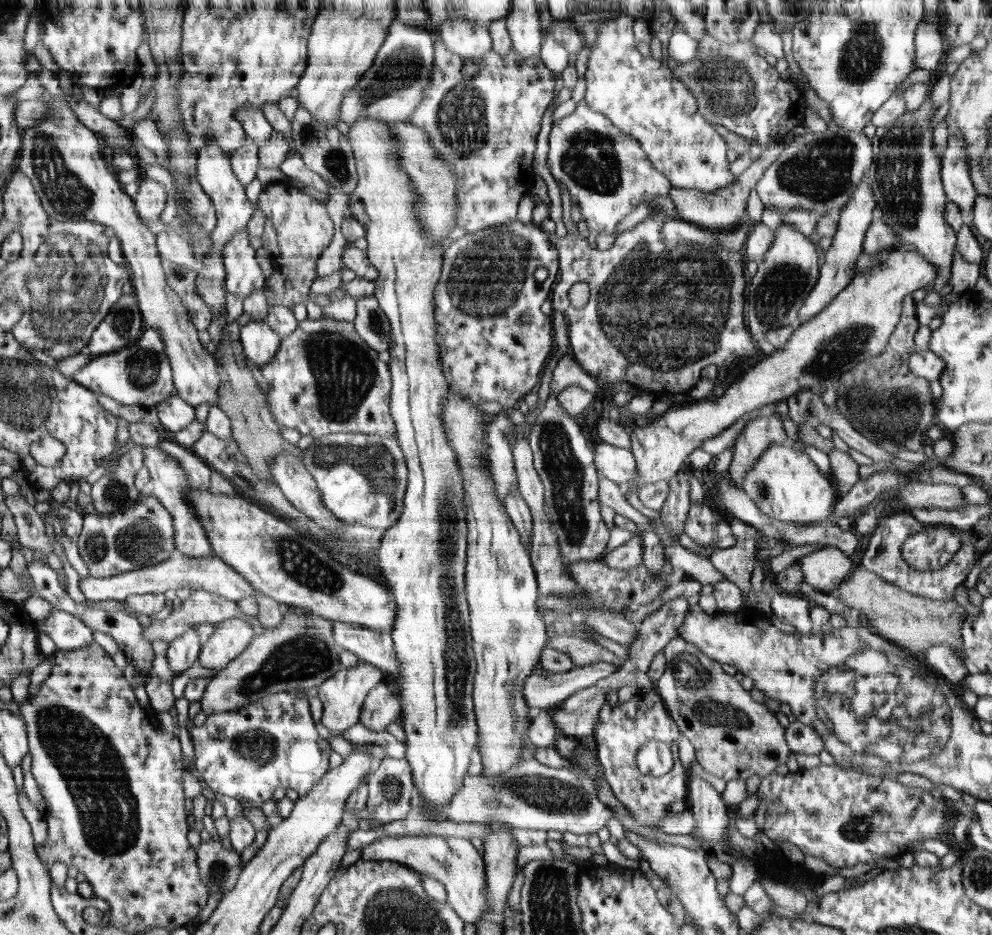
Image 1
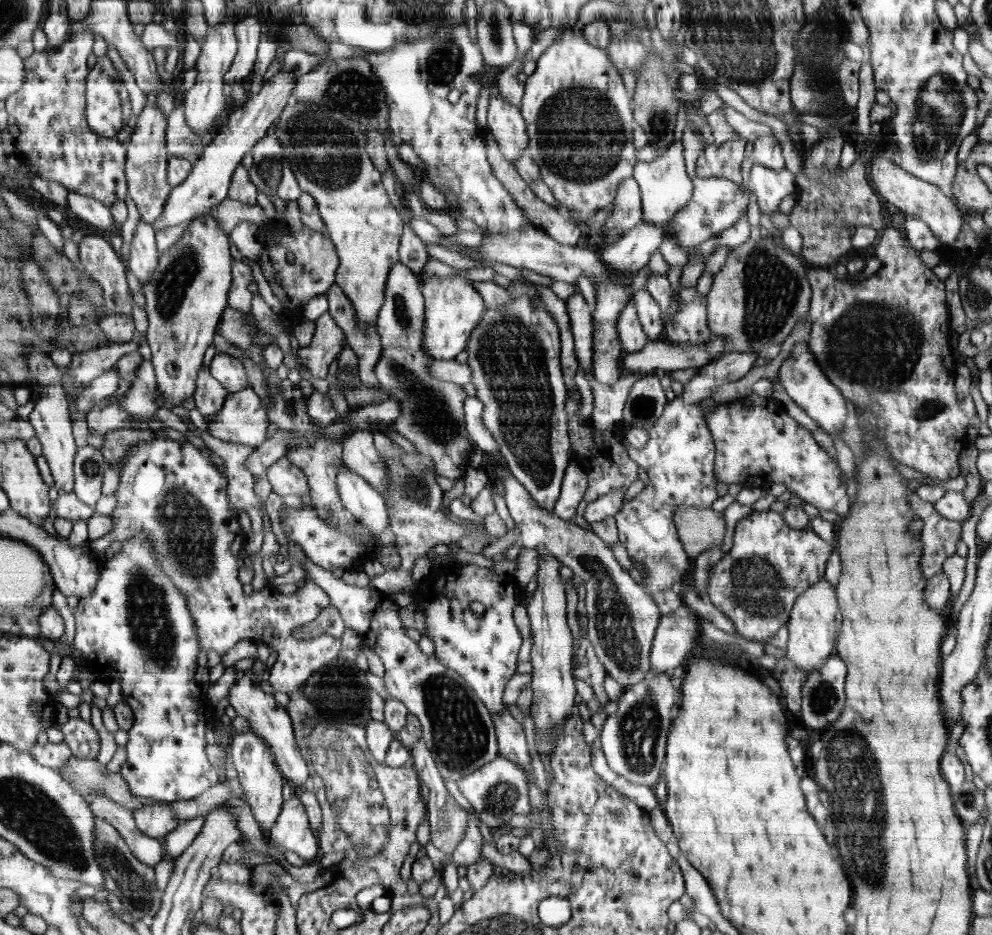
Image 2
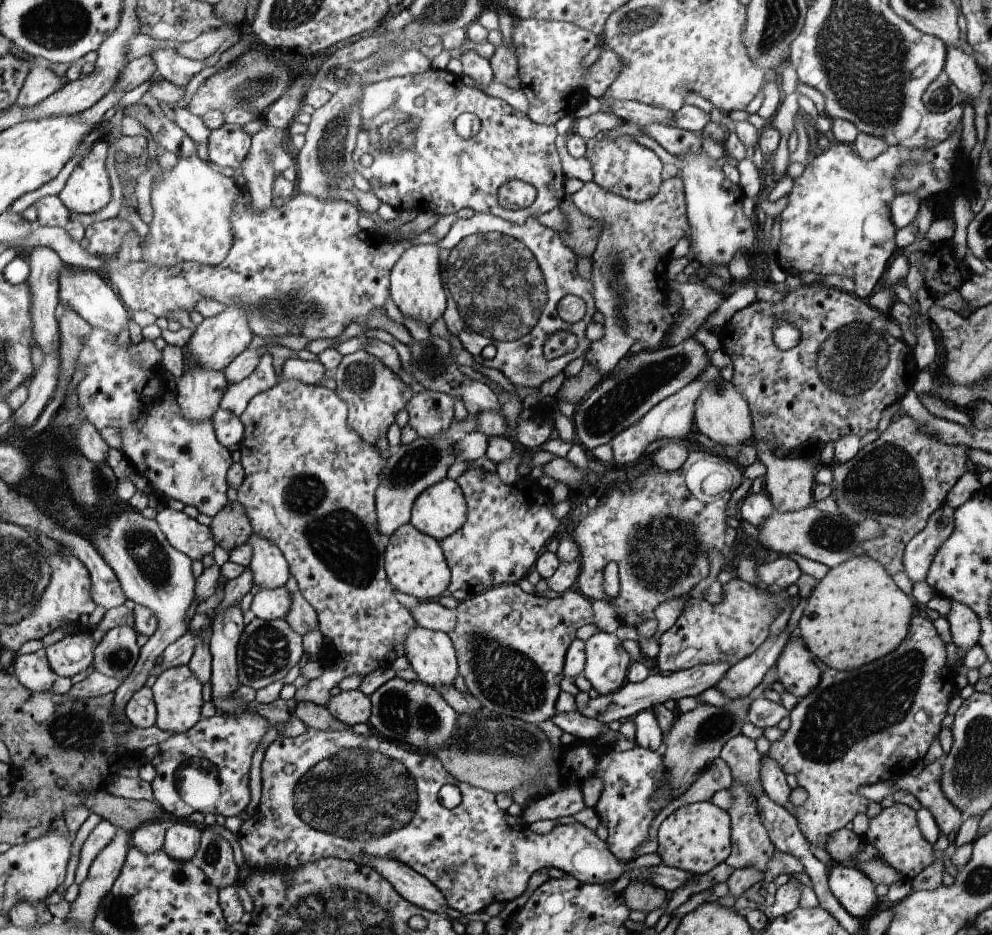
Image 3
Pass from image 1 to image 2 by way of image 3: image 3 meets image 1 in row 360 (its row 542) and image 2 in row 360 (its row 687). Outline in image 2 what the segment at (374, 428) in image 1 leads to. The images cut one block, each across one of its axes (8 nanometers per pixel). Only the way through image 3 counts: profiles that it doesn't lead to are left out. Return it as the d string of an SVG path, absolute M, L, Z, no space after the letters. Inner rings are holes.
M326 311L315 320L311 343L307 347L300 347L297 355L312 376L325 378L330 364L338 358L346 344L349 342L343 329L336 324L335 317Z

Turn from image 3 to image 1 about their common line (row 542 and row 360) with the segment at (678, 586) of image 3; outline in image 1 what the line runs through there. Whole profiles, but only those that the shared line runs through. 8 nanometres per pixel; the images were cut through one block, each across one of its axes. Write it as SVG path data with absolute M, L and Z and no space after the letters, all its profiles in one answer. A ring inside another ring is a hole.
M653 214L635 228L615 236L610 250L590 248L581 233L574 236L569 231L565 237L558 237L556 244L560 253L560 283L554 287L551 304L554 310L560 310L566 316L569 346L574 358L589 375L599 378L602 384L617 386L630 383L656 396L688 394L702 378L702 369L709 364L717 365L722 373L736 358L765 356L759 351L758 345L752 342L751 331L744 324L746 278L742 270L745 256L741 251L732 253L722 247L712 238L712 231L679 218L664 222ZM572 282L588 284L589 299L582 308L570 304L568 286L572 286Z

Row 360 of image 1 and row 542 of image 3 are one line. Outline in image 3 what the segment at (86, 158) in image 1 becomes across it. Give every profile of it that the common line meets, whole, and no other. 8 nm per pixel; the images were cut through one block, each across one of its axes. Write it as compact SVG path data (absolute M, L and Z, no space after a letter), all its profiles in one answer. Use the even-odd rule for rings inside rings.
M162 509L154 519L176 550L182 551L194 561L202 561L216 548L211 527L202 525L183 511Z

